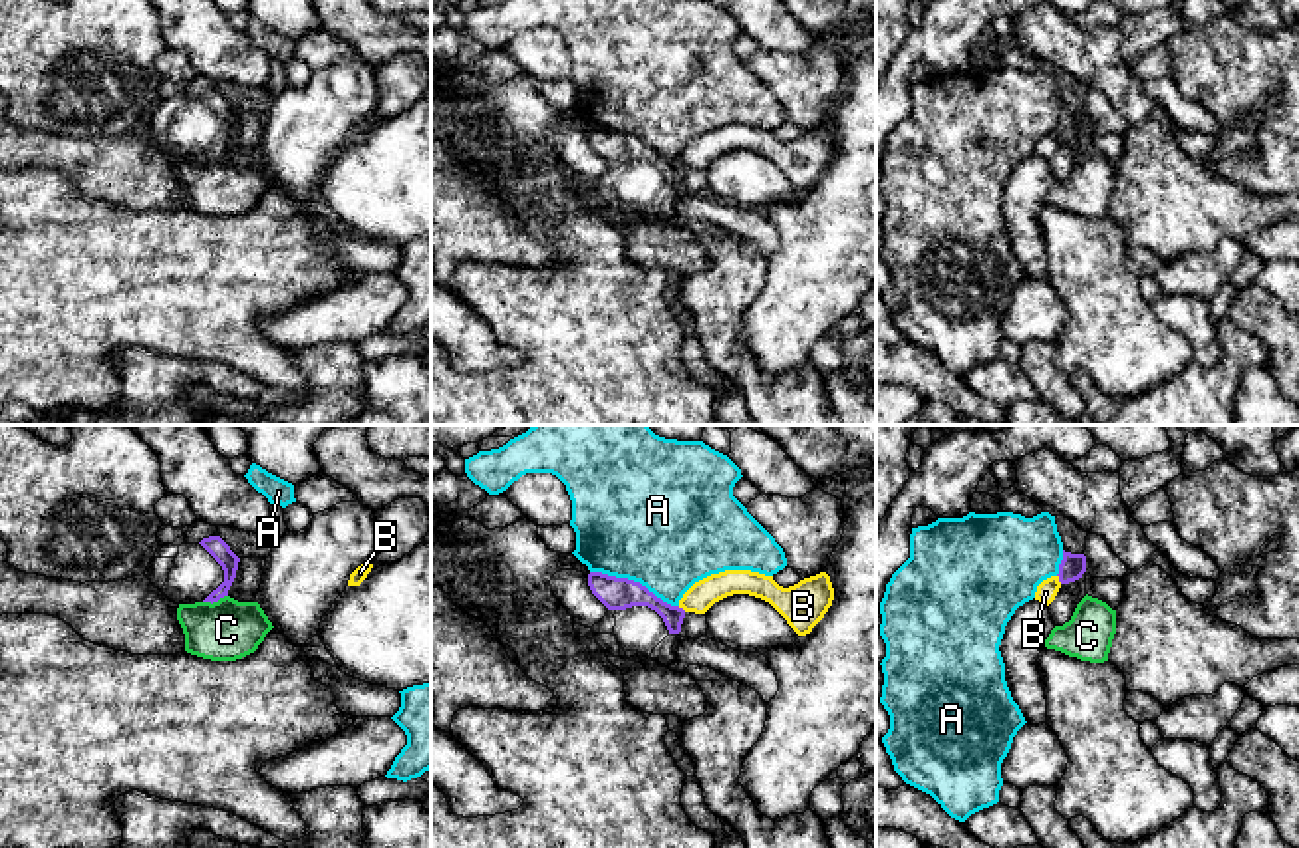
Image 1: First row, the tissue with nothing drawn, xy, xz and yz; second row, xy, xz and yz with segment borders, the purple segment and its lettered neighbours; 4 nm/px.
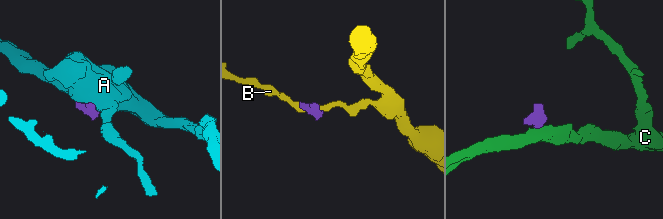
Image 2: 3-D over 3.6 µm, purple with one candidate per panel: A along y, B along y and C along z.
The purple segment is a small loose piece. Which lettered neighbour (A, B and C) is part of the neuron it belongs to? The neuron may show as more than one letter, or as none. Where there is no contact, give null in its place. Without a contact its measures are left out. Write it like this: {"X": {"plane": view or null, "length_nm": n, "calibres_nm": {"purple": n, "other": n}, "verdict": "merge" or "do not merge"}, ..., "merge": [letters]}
{"A": {"plane": "xz", "length_nm": 380, "calibres_nm": {"purple": 130, "other": 500}, "verdict": "do not merge"}, "B": {"plane": "yz", "length_nm": 40, "calibres_nm": {"purple": 100, "other": 80}, "verdict": "do not merge"}, "C": {"plane": "xy", "length_nm": 110, "calibres_nm": {"purple": 80, "other": 260}, "verdict": "do not merge"}, "merge": []}

